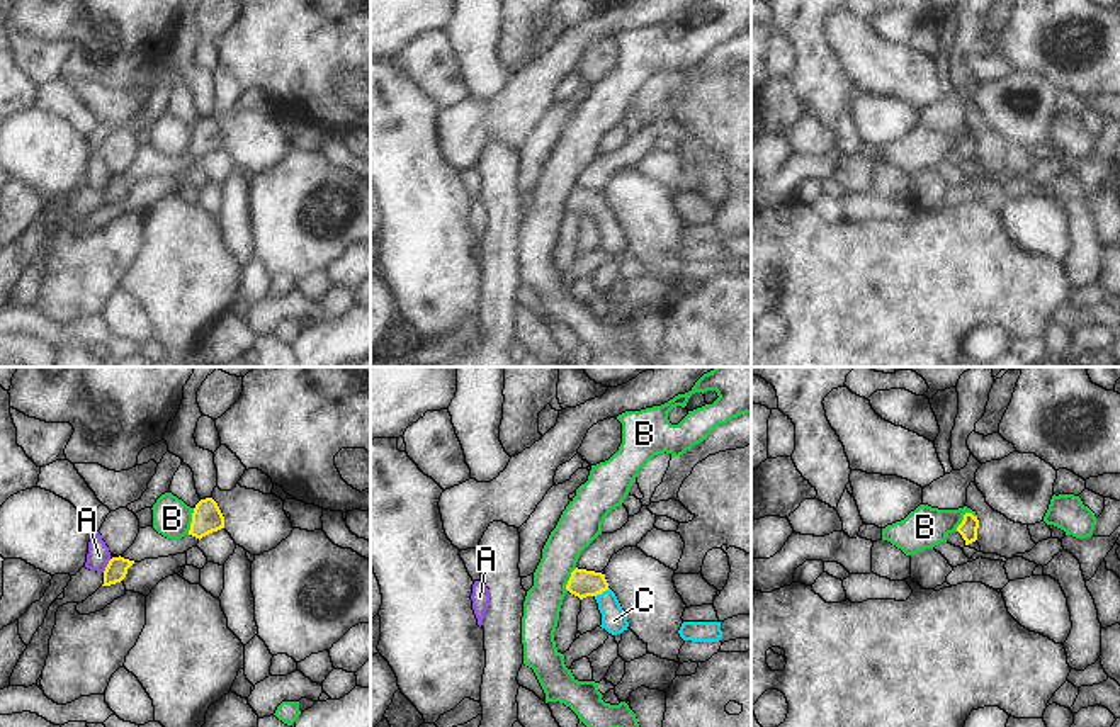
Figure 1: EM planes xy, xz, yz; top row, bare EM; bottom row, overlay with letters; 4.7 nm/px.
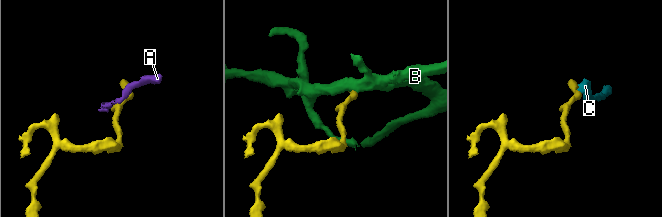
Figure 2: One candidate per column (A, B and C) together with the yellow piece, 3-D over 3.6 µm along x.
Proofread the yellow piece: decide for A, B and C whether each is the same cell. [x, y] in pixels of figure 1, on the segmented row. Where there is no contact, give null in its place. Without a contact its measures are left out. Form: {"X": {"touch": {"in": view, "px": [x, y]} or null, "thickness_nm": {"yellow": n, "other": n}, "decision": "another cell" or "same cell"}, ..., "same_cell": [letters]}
{"A": {"touch": {"in": "xy", "px": [107, 566]}, "thickness_nm": {"yellow": 100, "other": 110}, "decision": "another cell"}, "B": {"touch": {"in": "yz", "px": [964, 517]}, "thickness_nm": {"yellow": 90, "other": 200}, "decision": "another cell"}, "C": {"touch": {"in": "xz", "px": [602, 591]}, "thickness_nm": {"yellow": 130, "other": 120}, "decision": "same cell"}, "same_cell": ["C"]}

